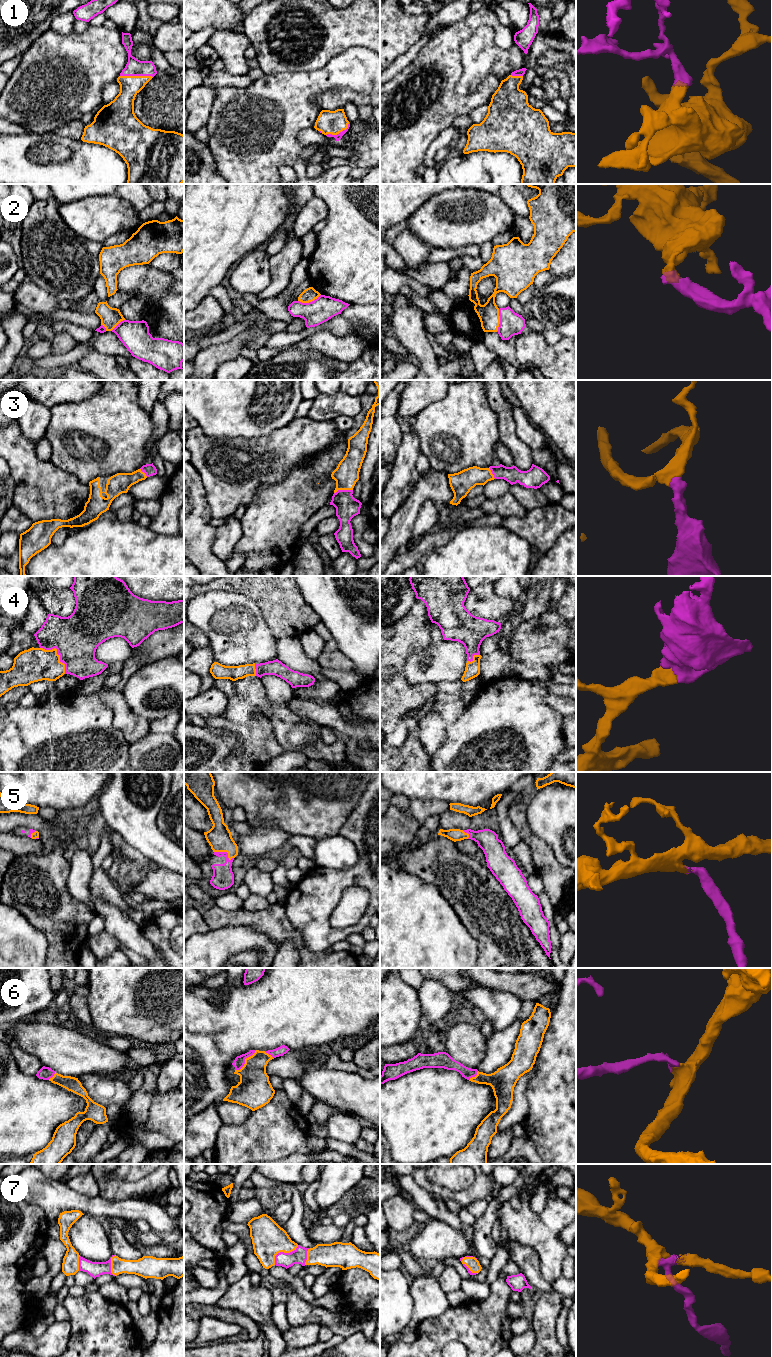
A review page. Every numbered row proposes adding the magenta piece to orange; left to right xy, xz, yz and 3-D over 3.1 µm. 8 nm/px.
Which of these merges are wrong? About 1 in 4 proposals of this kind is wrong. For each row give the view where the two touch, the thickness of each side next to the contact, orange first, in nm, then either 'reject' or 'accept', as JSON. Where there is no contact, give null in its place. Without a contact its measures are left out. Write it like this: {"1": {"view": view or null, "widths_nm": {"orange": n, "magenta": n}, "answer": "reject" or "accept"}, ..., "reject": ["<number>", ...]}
{"1": {"view": "xy", "widths_nm": {"orange": 170, "magenta": 140}, "answer": "accept"}, "2": {"view": "xz", "widths_nm": {"orange": 110, "magenta": 200}, "answer": "reject"}, "3": {"view": "xz", "widths_nm": {"orange": 200, "magenta": 180}, "answer": "accept"}, "4": {"view": "xy", "widths_nm": {"orange": 280, "magenta": 360}, "answer": "accept"}, "5": {"view": "xz", "widths_nm": {"orange": 190, "magenta": 180}, "answer": "accept"}, "6": {"view": "xz", "widths_nm": {"orange": 280, "magenta": 90}, "answer": "accept"}, "7": {"view": "xz", "widths_nm": {"orange": 280, "magenta": 130}, "answer": "accept"}, "reject": ["2"]}

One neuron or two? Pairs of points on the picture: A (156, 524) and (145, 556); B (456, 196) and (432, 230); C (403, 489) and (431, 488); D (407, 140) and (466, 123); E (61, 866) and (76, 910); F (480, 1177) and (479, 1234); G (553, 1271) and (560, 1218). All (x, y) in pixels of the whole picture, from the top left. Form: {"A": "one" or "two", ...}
{"A": "two", "B": "one", "C": "two", "D": "two", "E": "one", "F": "two", "G": "one"}

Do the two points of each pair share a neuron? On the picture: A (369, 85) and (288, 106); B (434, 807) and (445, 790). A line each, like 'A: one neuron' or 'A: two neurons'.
A: one neuron
B: two neurons

